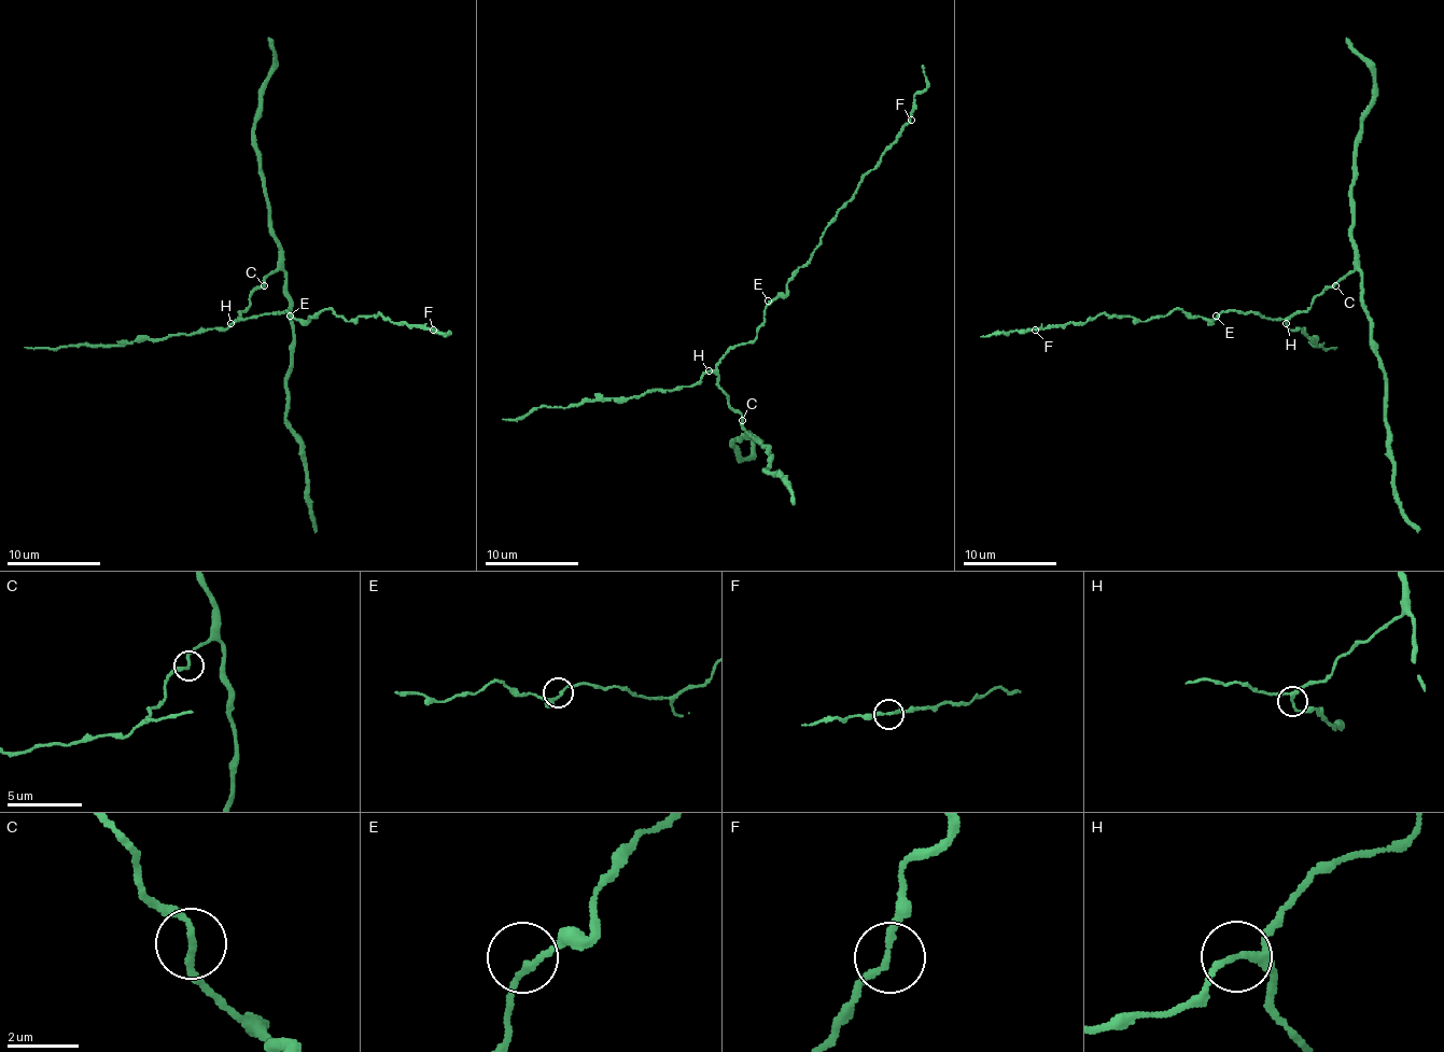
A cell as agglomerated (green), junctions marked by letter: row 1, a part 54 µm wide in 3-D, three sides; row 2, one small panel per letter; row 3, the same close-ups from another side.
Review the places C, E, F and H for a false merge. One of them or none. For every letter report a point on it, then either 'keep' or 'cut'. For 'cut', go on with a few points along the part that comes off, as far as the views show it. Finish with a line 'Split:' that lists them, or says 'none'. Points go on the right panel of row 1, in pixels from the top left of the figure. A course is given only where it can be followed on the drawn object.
C: (1335, 285) | keep
E: (1216, 316) | keep
F: (1035, 330) | keep
H: (1286, 323) | cut | (1286, 323), (1290, 330), (1302, 330), (1316, 344), (1323, 344), (1323, 349), (1335, 347)
Split: H

